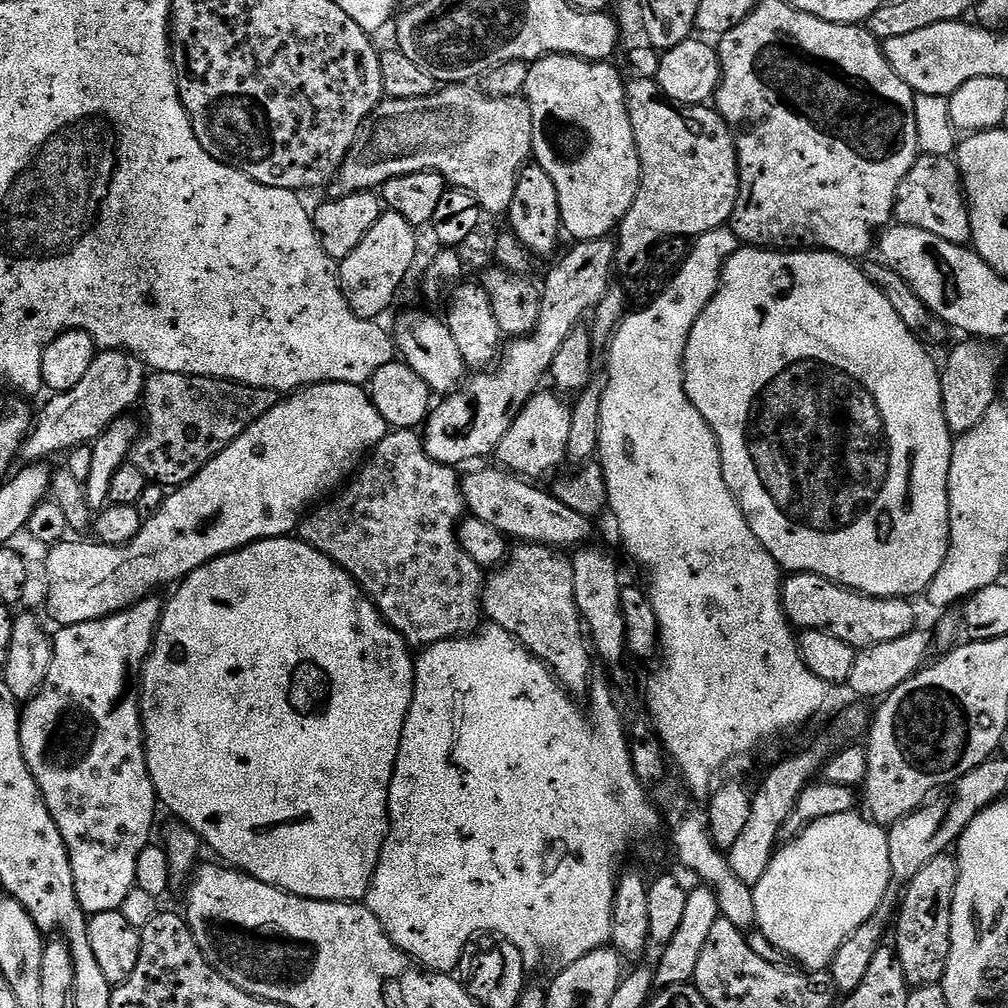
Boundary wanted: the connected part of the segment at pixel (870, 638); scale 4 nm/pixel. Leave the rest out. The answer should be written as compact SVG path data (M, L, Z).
M798 572L783 581L780 597L784 603L784 613L788 622L796 630L822 630L842 638L851 648L861 649L874 646L878 642L894 642L917 627L916 612L904 598L866 596L863 592L853 592L813 572Z

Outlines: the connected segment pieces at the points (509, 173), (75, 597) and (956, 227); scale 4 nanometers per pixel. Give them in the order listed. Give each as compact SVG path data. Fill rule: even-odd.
M449 84L422 98L413 100L381 100L367 122L360 128L354 146L344 159L342 169L343 191L366 192L379 189L390 178L398 178L415 172L442 174L445 185L468 192L479 202L485 213L507 213L514 202L514 186L521 170L532 156L532 115L523 95L510 98L494 98L479 86Z
M314 384L285 395L193 480L165 495L164 505L145 519L130 542L110 546L65 538L51 545L44 560L44 576L48 579L48 608L55 623L63 626L113 616L139 600L149 599L159 588L175 585L214 558L237 552L256 540L295 533L309 509L331 497L389 431L382 414L372 405L371 395L359 384Z
M921 155L910 170L910 174L906 174L906 178L902 178L902 186L898 186L898 194L896 195L896 210L894 220L897 224L909 224L918 230L926 230L929 234L938 234L938 238L946 238L946 242L954 242L955 244L967 245L972 238L972 227L970 226L970 214L968 213L968 202L964 195L964 185L960 178L960 168L956 164L952 156L926 156Z

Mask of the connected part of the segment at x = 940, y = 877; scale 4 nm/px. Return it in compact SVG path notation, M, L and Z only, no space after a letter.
M955 855L930 858L902 892L894 920L896 957L909 985L940 984L950 958L950 914L954 906L954 886L958 886Z

